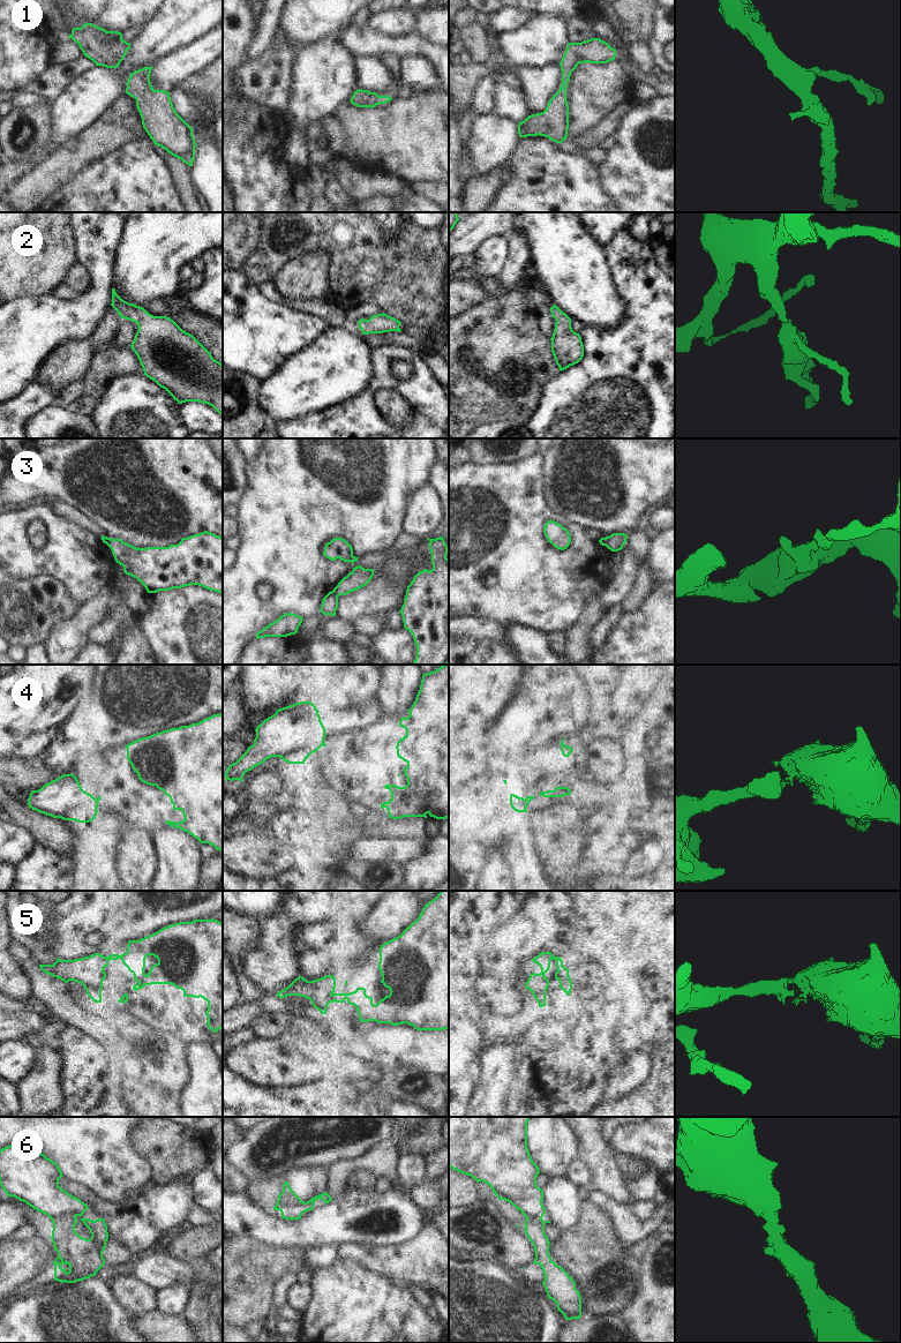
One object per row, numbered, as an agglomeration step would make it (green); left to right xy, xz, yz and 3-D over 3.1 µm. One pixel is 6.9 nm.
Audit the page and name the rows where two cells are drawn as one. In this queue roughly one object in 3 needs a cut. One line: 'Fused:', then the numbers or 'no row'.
Fused: 3, 4, 6.

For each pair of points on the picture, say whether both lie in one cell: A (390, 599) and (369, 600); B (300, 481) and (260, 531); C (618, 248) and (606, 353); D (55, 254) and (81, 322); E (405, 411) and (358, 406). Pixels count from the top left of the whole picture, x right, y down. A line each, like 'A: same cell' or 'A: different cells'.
A: same cell
B: same cell
C: same cell
D: different cells
E: different cells

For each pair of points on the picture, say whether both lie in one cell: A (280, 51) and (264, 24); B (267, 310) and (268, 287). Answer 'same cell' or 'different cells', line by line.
A: different cells
B: different cells

